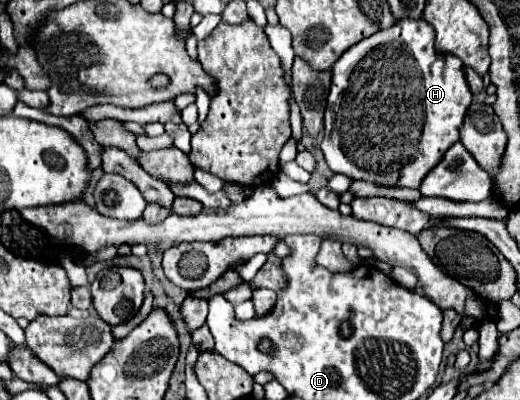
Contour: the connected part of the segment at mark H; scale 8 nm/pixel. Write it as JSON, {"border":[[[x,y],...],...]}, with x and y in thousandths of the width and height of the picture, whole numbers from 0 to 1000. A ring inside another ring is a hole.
{"border":[[[815,45],[769,50],[758,65],[708,90],[692,110],[681,110],[638,165],[638,220],[631,235],[615,370],[631,415],[650,435],[738,465],[804,470],[815,440],[850,400],[854,380],[881,355],[881,325],[904,255],[908,230],[892,195],[892,160],[877,140],[835,120],[831,65],[815,55]],[[800,315],[808,320],[808,340],[796,345],[792,325]]]}

